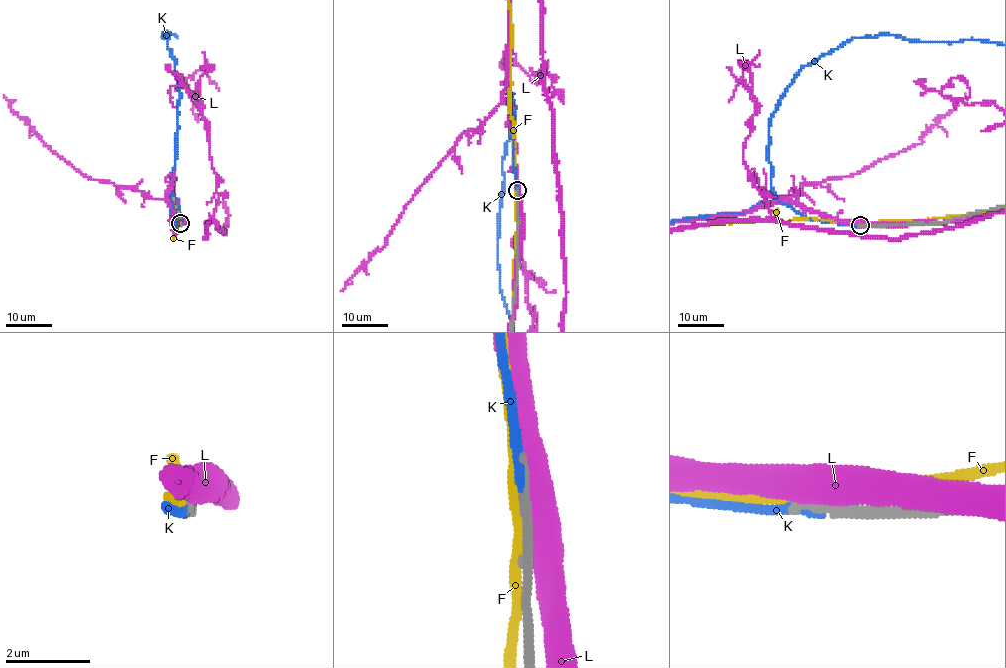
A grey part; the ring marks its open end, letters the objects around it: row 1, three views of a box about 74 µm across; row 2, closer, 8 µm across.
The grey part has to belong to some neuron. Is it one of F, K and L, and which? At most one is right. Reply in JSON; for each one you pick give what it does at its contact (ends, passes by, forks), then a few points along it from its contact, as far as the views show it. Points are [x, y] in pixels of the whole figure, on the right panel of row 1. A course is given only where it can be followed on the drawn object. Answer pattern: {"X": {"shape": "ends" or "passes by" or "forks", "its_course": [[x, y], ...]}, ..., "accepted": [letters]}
{"K": {"shape": "ends"}, "accepted": ["K"]}

